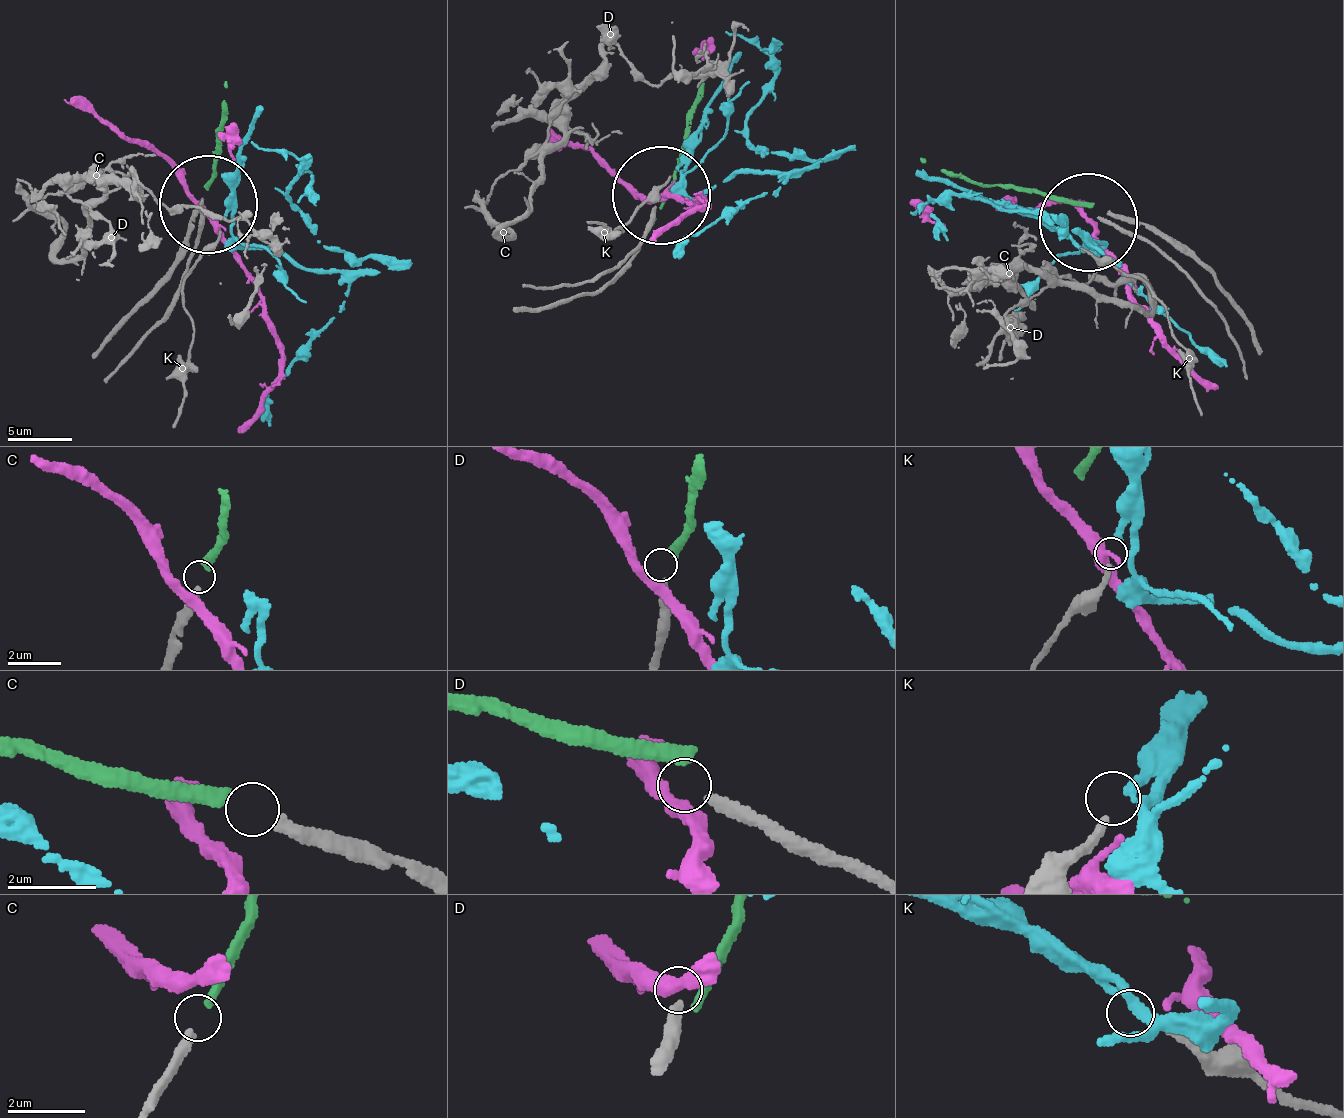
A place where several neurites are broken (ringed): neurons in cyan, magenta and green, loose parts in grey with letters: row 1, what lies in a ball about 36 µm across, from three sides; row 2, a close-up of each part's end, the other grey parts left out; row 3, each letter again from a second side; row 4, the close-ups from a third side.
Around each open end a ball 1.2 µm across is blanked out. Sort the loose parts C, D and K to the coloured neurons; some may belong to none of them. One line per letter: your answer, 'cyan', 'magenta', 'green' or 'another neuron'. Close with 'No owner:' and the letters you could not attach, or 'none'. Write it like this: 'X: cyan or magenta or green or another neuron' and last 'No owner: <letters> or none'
C: green
D: another neuron
K: cyan
No owner: D

